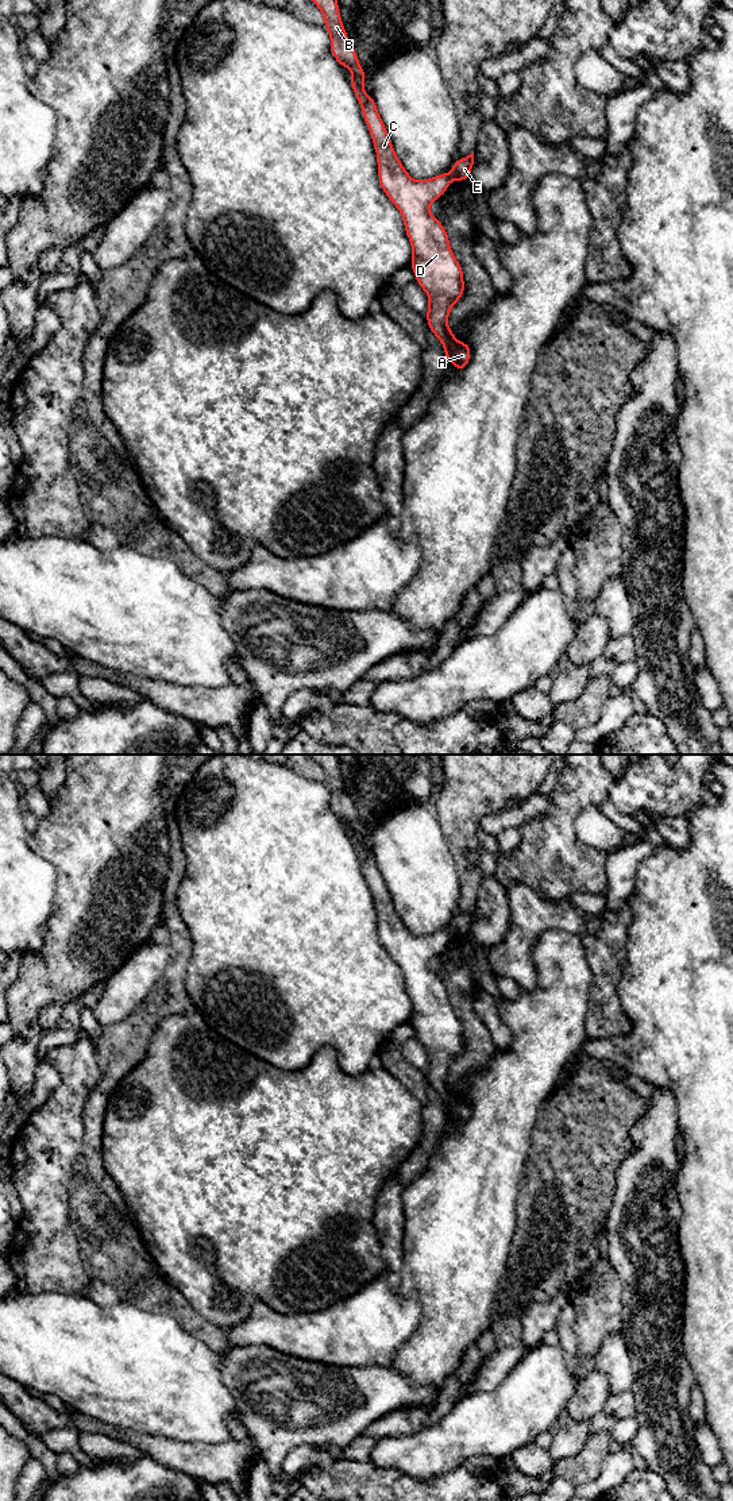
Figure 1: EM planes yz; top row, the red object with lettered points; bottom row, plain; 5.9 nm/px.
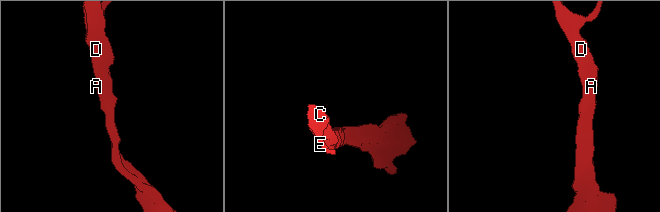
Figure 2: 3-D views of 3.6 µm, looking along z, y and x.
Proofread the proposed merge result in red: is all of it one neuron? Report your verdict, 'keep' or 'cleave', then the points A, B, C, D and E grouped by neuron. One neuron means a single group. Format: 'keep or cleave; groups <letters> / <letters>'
cleave; groups A B C D / E

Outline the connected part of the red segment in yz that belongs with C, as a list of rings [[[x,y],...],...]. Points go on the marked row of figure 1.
[[[337,0],[310,1],[323,13],[324,27],[331,38],[331,54],[342,67],[348,67],[352,73],[348,81],[374,143],[379,186],[401,212],[412,244],[410,267],[416,282],[428,294],[429,305],[425,313],[428,328],[443,344],[445,360],[462,371],[470,363],[471,350],[468,343],[462,343],[454,336],[454,331],[448,328],[448,316],[451,308],[464,294],[464,271],[452,252],[448,232],[429,211],[429,205],[450,186],[451,174],[443,173],[423,181],[409,175],[393,148],[374,96],[364,93],[366,74],[347,36]]]

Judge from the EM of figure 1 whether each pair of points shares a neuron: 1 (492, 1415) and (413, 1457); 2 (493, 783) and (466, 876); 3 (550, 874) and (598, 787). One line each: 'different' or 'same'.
1: same
2: same
3: same

